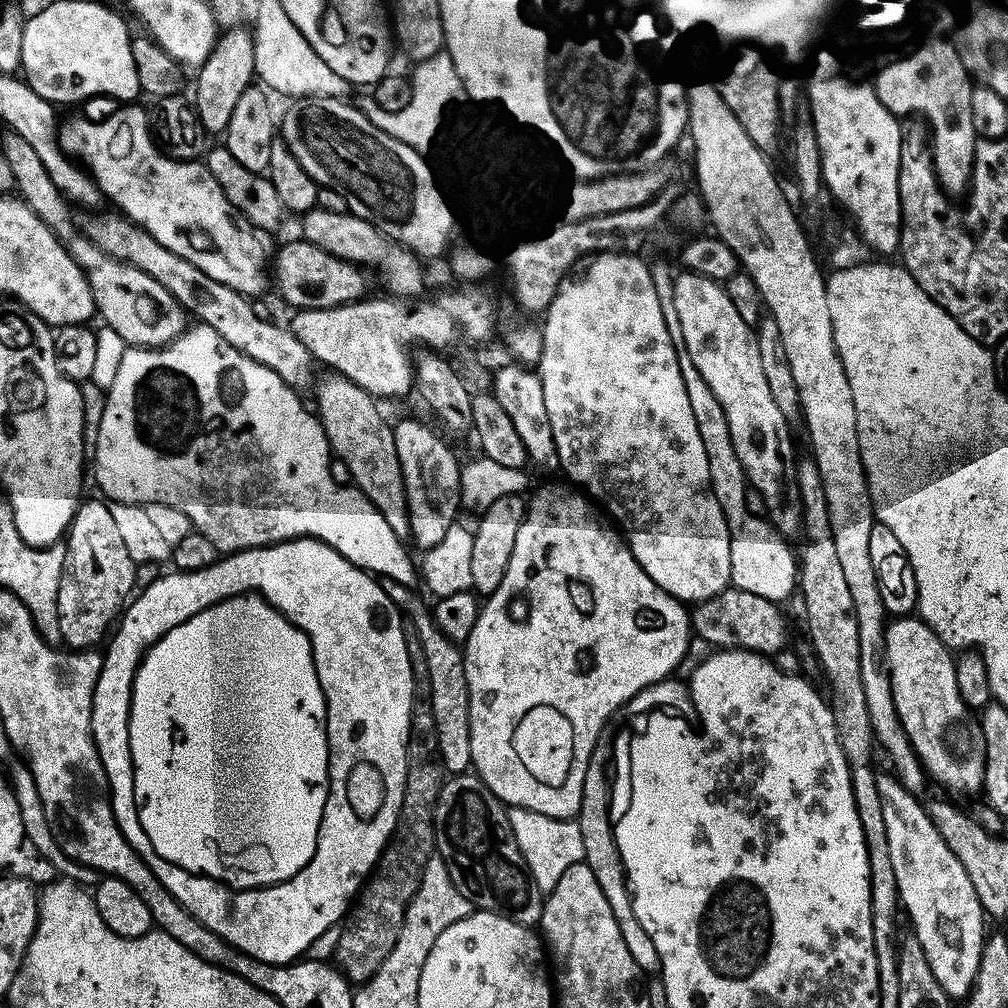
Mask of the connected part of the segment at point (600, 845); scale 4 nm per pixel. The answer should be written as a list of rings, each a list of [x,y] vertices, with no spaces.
[[[607,742],[596,744],[590,754],[590,766],[586,766],[586,782],[582,782],[582,802],[578,823],[582,830],[583,863],[588,864],[590,870],[594,870],[594,878],[598,878],[598,886],[602,886],[602,894],[606,894],[606,902],[610,902],[610,910],[614,910],[618,930],[622,930],[622,942],[626,942],[626,947],[630,949],[634,962],[638,962],[641,973],[659,973],[658,950],[654,950],[654,942],[650,942],[650,934],[646,934],[642,922],[634,918],[632,893],[628,890],[628,877],[616,845],[614,812],[612,816],[612,748]]]

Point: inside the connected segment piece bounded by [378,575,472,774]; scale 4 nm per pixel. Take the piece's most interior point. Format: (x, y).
(449, 696)

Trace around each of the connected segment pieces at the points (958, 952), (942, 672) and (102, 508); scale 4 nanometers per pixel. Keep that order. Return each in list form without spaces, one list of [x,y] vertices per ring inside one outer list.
[[[877,775],[878,798],[882,798],[882,819],[886,822],[886,842],[890,842],[890,862],[898,882],[900,904],[912,919],[914,935],[926,950],[926,962],[938,978],[938,986],[950,998],[967,997],[976,983],[980,955],[984,949],[986,913],[962,862],[954,858],[950,846],[938,834],[928,817],[927,807],[911,796],[895,775]]]
[[[915,615],[887,621],[884,659],[894,706],[925,773],[952,792],[979,793],[986,774],[986,738],[982,738],[980,721],[974,712],[972,716],[960,693],[952,656],[933,628]]]
[[[103,499],[100,500],[88,500],[85,504],[83,501],[77,507],[72,525],[66,533],[64,569],[62,570],[62,582],[58,586],[58,626],[62,630],[63,643],[72,650],[95,649],[96,643],[107,634],[108,627],[115,622],[120,607],[123,604],[125,607],[130,593],[137,587],[138,565],[132,561],[126,545],[122,543],[122,538],[118,534],[118,526],[114,523],[114,517],[110,515],[108,504]]]

